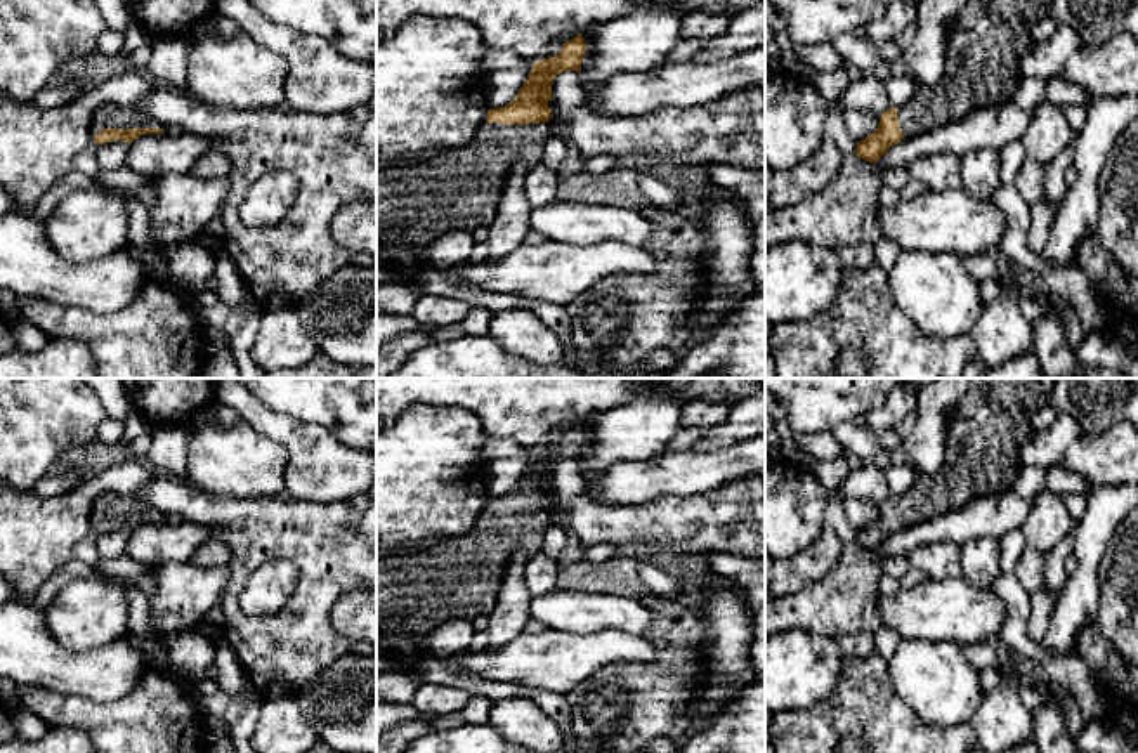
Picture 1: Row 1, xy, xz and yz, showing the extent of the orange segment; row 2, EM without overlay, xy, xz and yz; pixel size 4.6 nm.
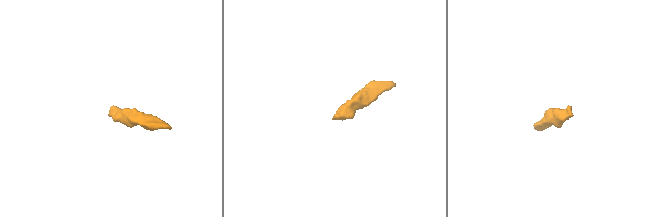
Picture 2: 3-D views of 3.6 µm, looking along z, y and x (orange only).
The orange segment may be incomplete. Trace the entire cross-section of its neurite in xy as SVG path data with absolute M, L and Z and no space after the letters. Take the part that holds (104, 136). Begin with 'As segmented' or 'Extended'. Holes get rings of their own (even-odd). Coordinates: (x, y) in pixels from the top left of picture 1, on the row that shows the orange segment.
Extended. M106 104L94 115L94 142L125 141L132 144L146 134L161 134L163 128L134 106Z

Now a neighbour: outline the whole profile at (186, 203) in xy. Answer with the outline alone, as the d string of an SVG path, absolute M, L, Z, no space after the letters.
M168 174L153 182L156 205L149 212L151 239L158 246L198 238L219 219L231 182L201 179L189 174Z

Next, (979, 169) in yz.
M973 149L961 158L961 189L982 201L992 201L999 186L1001 151Z

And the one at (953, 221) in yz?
M928 189L914 200L900 200L892 210L878 206L876 220L881 236L893 239L902 252L952 252L991 257L999 248L1006 232L1004 213L992 201L977 200L963 189L947 189L942 193Z

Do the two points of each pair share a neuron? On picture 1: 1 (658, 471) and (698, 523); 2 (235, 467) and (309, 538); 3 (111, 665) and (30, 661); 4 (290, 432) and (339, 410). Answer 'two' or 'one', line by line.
1: two
2: two
3: one
4: two

